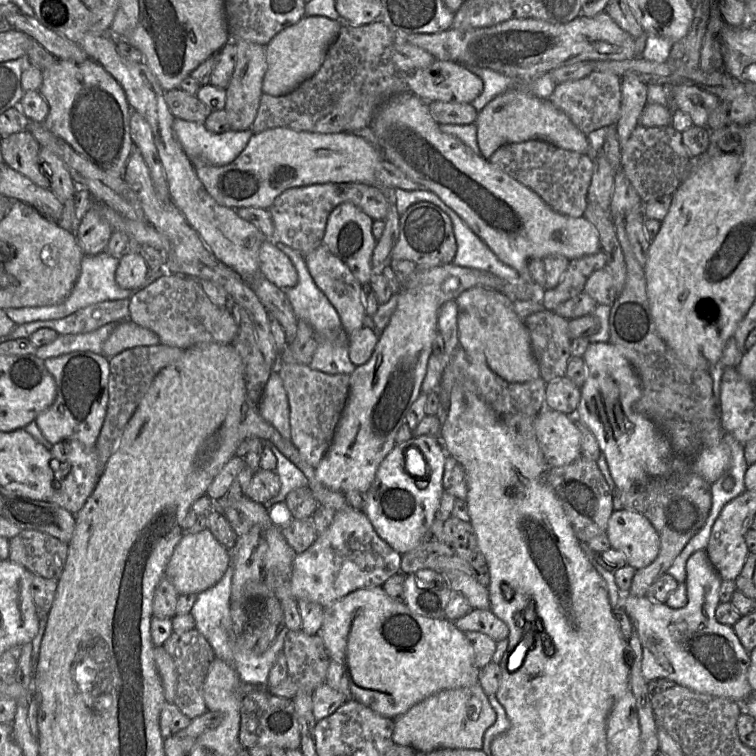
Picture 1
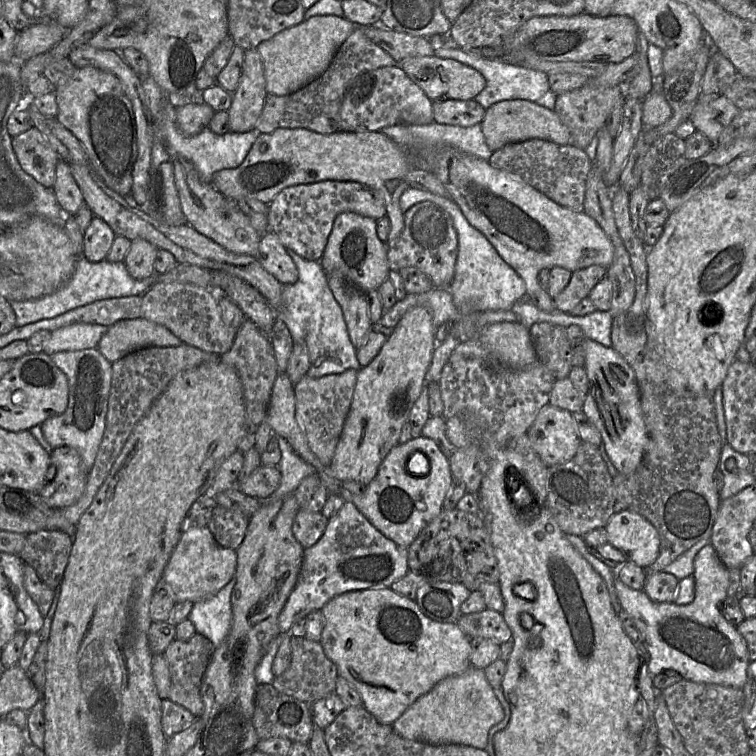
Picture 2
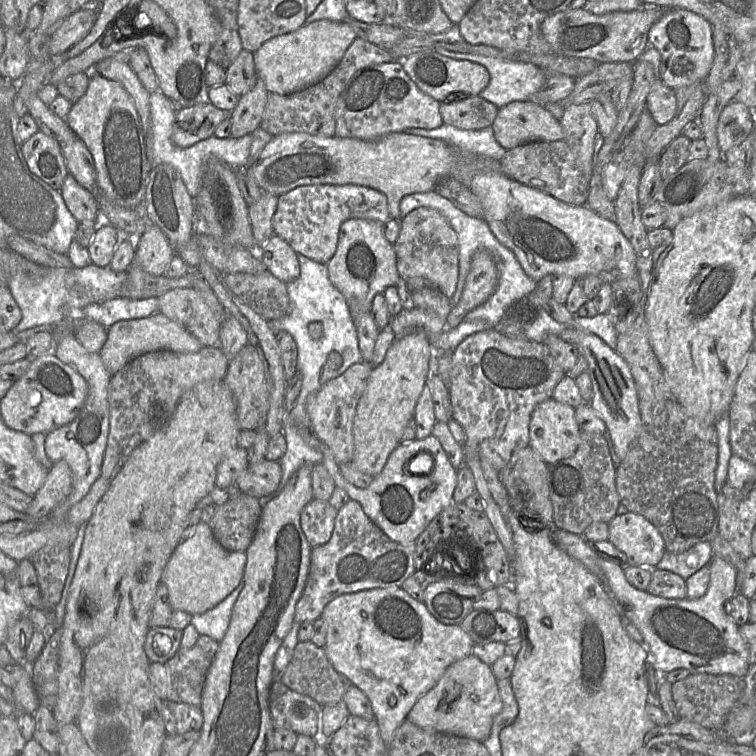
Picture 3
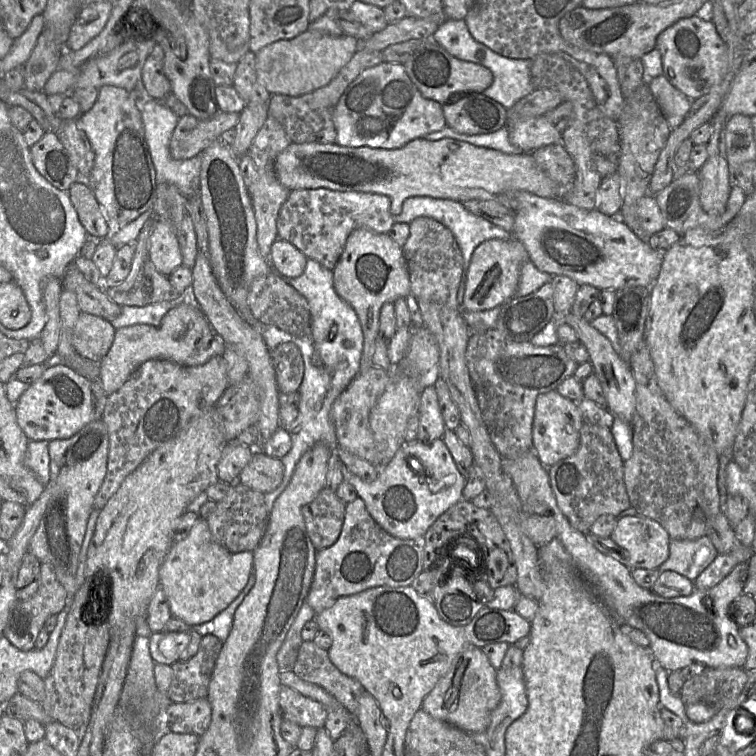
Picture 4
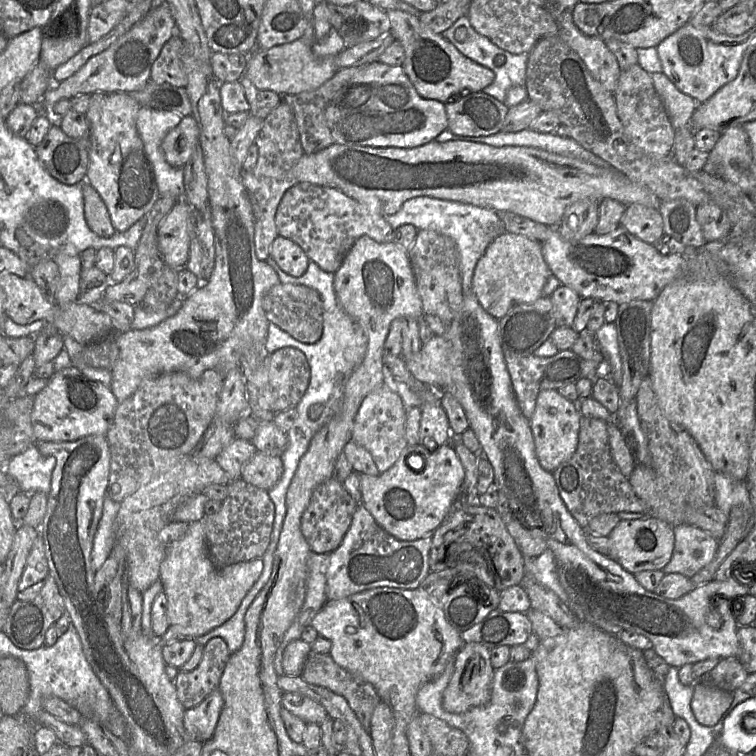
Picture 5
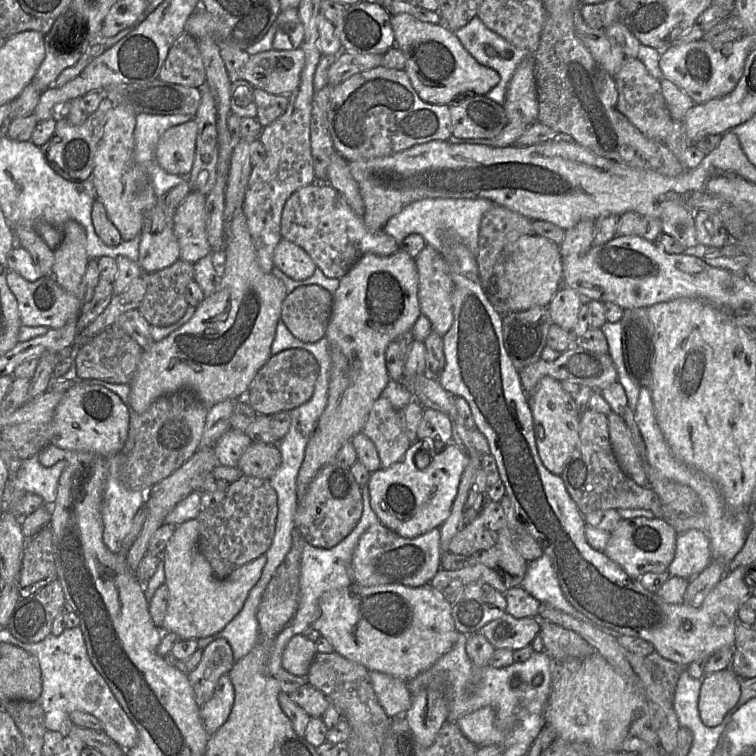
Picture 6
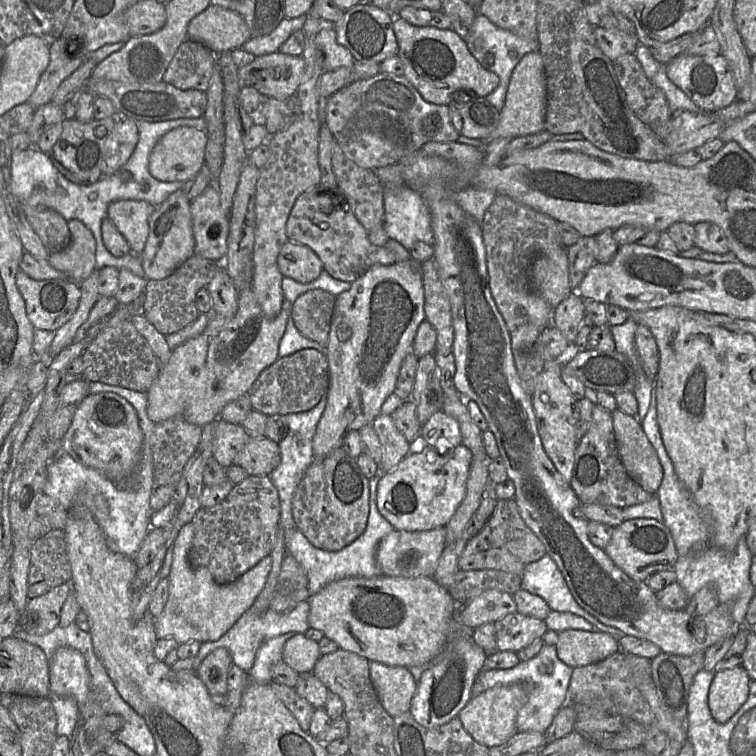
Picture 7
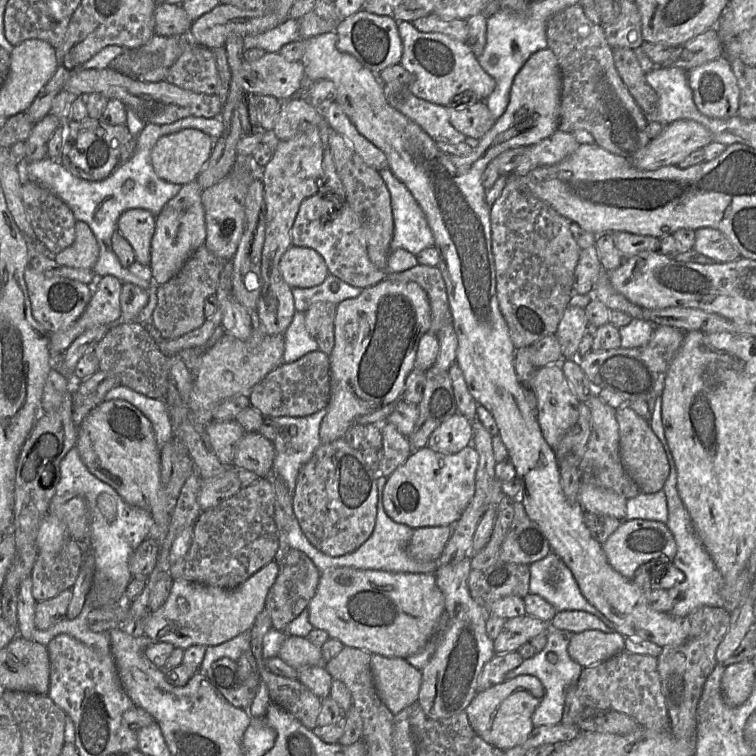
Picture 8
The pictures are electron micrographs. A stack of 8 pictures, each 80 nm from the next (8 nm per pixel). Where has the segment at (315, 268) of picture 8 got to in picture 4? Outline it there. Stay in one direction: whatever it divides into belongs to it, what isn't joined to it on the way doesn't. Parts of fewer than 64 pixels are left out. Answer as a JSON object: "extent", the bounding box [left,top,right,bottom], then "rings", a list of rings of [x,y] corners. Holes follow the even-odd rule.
{"extent":[267,238,306,277],"rings":[[[278,238],[271,246],[267,261],[282,276],[300,277],[306,268],[306,255],[288,241]]]}

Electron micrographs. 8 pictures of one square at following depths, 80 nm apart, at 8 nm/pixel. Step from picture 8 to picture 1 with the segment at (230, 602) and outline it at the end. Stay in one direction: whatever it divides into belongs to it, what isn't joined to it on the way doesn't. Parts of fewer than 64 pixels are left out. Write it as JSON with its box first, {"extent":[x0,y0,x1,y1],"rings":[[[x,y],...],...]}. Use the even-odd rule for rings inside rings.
{"extent":[165,528,230,595],"rings":[[[207,528],[195,534],[184,533],[174,549],[165,577],[172,583],[179,595],[190,593],[197,595],[219,582],[230,563],[229,549],[221,545]]]}

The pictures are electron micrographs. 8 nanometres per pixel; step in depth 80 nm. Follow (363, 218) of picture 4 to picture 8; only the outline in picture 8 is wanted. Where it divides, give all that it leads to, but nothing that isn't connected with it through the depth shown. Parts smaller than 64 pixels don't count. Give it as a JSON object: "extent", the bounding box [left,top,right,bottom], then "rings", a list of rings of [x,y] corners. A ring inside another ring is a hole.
{"extent":[291,189,389,289],"rings":[[[321,189],[306,198],[300,205],[291,229],[291,241],[295,246],[312,248],[319,253],[329,274],[361,289],[374,286],[389,276],[386,268],[377,268],[368,257],[368,245],[359,220],[345,198]]]}

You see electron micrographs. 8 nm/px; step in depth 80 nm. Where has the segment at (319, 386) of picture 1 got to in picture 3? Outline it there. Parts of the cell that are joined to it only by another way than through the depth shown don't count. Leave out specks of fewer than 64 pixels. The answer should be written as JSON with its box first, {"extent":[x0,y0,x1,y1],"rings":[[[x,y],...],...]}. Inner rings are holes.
{"extent":[306,362,374,462],"rings":[[[361,362],[350,366],[342,375],[328,381],[306,401],[309,426],[313,434],[331,452],[335,462],[351,462],[354,452],[353,423],[358,402],[366,389],[374,365]]]}

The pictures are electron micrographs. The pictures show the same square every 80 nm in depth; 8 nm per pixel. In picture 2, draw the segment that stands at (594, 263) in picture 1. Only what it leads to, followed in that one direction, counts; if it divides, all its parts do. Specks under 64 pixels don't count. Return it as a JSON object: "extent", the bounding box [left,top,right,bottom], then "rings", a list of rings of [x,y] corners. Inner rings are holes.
{"extent":[553,265,607,313],"rings":[[[591,265],[572,272],[568,285],[553,297],[556,309],[569,313],[581,300],[588,297],[594,286],[607,275],[607,268]]]}

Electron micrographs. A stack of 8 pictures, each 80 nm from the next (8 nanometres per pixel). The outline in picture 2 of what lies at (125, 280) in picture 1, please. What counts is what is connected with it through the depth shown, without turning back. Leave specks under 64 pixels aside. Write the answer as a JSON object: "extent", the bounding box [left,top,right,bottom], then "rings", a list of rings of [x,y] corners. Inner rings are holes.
{"extent":[123,240,158,280],"rings":[[[133,240],[123,261],[129,275],[135,280],[143,280],[153,276],[156,273],[154,261],[158,250],[147,240]]]}

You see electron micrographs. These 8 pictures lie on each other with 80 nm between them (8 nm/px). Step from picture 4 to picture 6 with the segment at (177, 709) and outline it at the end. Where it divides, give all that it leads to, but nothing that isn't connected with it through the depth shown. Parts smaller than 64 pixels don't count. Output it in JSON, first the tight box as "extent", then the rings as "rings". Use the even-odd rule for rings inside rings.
{"extent":[200,674,235,737],"rings":[[[228,674],[223,675],[212,697],[200,707],[206,732],[212,737],[230,716],[235,699],[235,689]]]}

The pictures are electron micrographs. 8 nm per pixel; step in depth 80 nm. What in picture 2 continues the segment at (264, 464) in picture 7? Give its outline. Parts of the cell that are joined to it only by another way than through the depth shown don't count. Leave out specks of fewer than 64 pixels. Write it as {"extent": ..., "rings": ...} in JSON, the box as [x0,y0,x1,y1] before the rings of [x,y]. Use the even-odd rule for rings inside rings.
{"extent":[237,465,281,499],"rings":[[[260,465],[248,478],[237,483],[237,487],[247,496],[263,499],[271,496],[280,482],[281,473],[277,466]]]}

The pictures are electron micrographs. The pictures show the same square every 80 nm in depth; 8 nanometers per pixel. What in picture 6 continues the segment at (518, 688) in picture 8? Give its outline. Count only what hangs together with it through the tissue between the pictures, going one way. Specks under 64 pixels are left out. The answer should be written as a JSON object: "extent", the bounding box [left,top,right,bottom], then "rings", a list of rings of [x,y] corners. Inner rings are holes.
{"extent":[457,706,503,747],"rings":[[[486,706],[457,721],[463,734],[479,747],[500,745],[503,735],[496,727],[496,711]]]}

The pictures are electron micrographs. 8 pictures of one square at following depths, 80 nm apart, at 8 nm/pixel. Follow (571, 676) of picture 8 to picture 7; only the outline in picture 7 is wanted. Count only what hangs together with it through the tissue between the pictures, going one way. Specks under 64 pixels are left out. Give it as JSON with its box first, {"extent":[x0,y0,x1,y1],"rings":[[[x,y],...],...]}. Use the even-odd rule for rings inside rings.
{"extent":[472,630,573,732],"rings":[[[547,630],[542,637],[544,646],[540,652],[527,661],[521,661],[515,667],[510,669],[490,669],[482,670],[472,687],[472,697],[478,696],[488,689],[498,685],[508,685],[513,683],[522,683],[528,693],[527,703],[519,710],[516,719],[516,728],[521,732],[540,732],[551,725],[557,713],[570,699],[569,684],[573,673],[573,668],[562,662],[556,652],[556,646],[559,632]]]}

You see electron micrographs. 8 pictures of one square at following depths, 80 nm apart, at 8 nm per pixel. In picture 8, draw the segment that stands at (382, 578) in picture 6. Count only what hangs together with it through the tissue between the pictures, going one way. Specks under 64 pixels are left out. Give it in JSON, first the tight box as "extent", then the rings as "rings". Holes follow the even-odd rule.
{"extent":[407,525,452,561],"rings":[[[452,525],[414,529],[407,554],[419,561],[438,561],[451,534]]]}

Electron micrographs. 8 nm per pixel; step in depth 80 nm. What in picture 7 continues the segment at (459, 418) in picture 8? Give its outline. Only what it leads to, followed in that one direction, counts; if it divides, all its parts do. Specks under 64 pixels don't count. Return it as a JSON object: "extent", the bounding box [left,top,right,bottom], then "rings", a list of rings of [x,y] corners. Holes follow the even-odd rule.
{"extent":[420,411,462,455],"rings":[[[442,411],[437,412],[421,427],[420,441],[436,447],[441,455],[447,455],[462,444],[459,423]]]}

